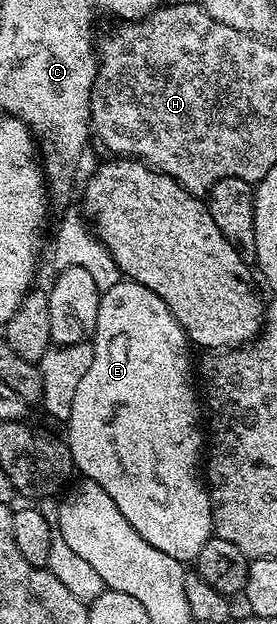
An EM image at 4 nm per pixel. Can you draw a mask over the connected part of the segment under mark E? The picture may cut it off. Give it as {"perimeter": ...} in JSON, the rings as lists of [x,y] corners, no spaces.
{"perimeter":[[[122,280],[102,293],[91,343],[93,361],[75,391],[67,421],[70,461],[84,479],[99,483],[111,495],[123,518],[155,550],[163,550],[163,554],[171,554],[171,558],[182,562],[196,561],[199,550],[203,550],[214,531],[213,504],[202,471],[193,468],[193,476],[189,476],[189,464],[193,464],[189,460],[193,448],[189,444],[197,444],[203,452],[205,436],[201,434],[203,416],[199,414],[201,402],[192,380],[188,336],[154,291],[141,283]]]}

